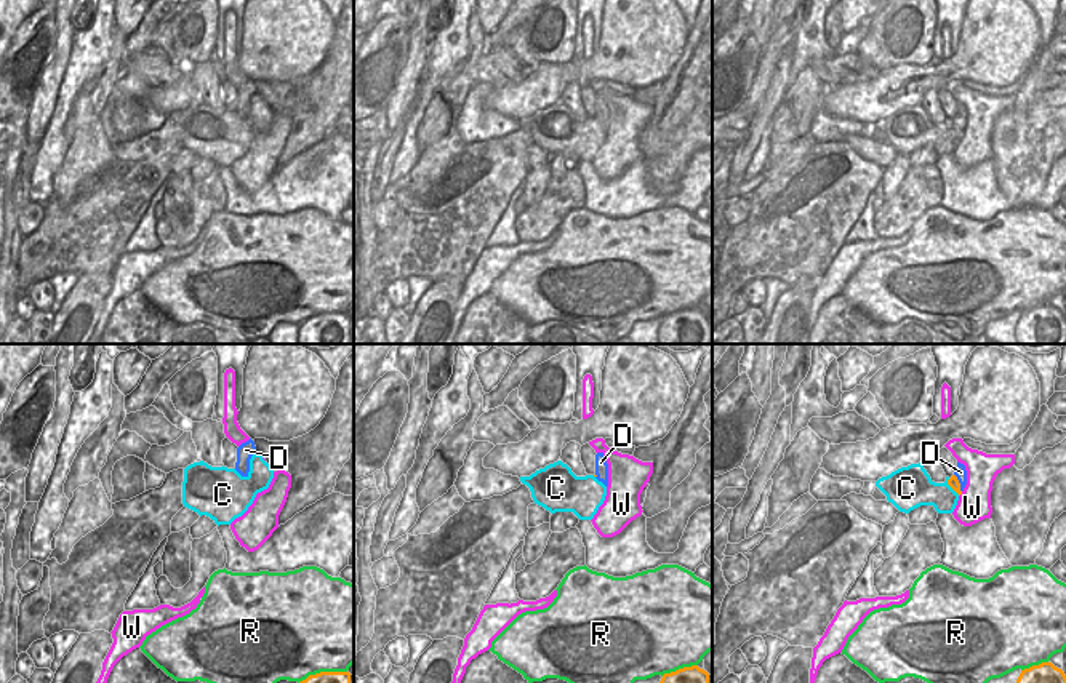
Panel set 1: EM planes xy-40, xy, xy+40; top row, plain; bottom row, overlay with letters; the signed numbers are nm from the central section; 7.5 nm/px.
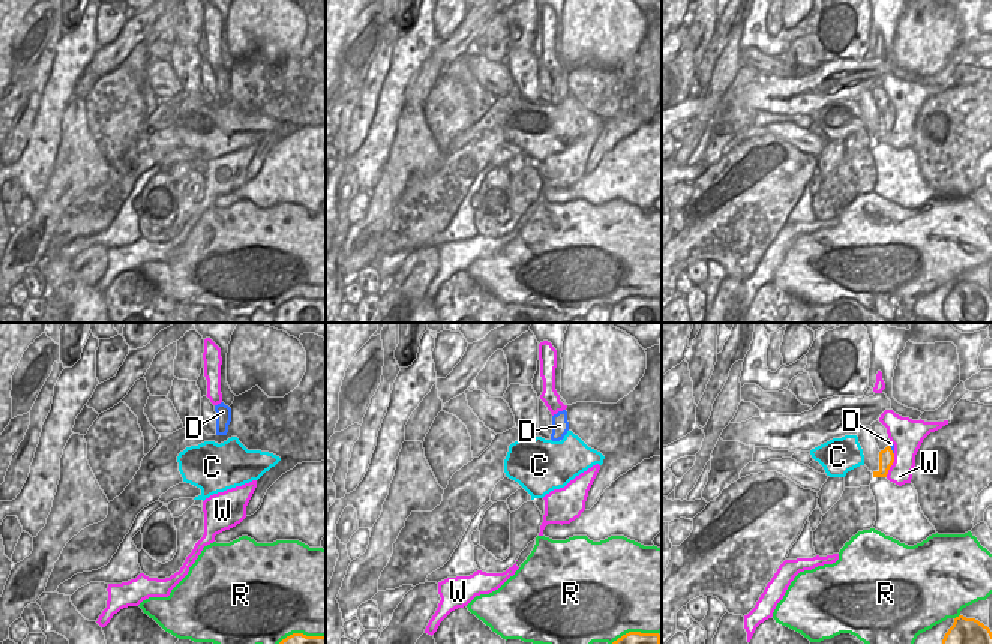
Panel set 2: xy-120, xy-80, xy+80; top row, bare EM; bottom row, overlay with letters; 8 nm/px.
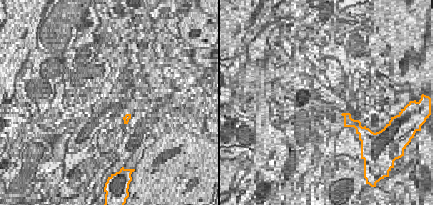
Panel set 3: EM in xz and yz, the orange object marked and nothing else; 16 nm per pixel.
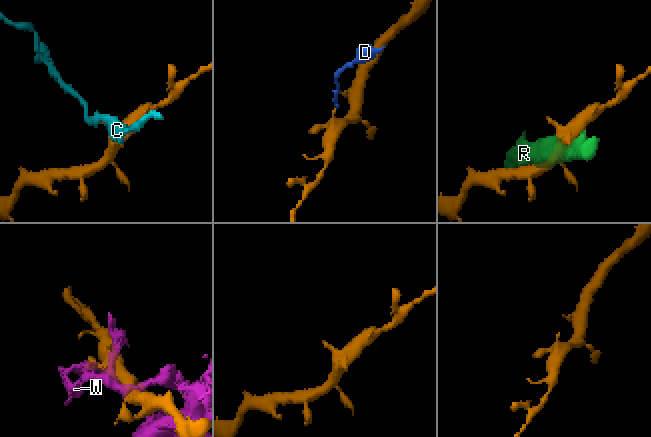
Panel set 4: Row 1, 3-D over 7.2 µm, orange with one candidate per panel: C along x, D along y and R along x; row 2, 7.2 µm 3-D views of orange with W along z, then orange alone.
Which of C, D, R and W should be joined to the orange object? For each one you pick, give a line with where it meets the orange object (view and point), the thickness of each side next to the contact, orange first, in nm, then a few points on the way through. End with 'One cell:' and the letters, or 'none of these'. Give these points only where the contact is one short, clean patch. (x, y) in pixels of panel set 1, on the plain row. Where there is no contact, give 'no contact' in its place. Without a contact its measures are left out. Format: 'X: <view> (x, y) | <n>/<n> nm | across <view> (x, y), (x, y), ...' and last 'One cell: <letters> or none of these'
One cell: none of these

